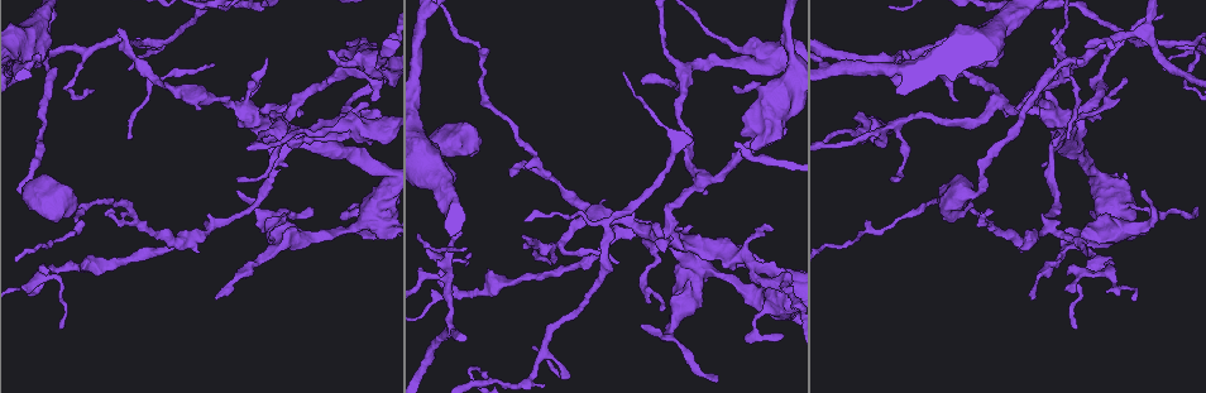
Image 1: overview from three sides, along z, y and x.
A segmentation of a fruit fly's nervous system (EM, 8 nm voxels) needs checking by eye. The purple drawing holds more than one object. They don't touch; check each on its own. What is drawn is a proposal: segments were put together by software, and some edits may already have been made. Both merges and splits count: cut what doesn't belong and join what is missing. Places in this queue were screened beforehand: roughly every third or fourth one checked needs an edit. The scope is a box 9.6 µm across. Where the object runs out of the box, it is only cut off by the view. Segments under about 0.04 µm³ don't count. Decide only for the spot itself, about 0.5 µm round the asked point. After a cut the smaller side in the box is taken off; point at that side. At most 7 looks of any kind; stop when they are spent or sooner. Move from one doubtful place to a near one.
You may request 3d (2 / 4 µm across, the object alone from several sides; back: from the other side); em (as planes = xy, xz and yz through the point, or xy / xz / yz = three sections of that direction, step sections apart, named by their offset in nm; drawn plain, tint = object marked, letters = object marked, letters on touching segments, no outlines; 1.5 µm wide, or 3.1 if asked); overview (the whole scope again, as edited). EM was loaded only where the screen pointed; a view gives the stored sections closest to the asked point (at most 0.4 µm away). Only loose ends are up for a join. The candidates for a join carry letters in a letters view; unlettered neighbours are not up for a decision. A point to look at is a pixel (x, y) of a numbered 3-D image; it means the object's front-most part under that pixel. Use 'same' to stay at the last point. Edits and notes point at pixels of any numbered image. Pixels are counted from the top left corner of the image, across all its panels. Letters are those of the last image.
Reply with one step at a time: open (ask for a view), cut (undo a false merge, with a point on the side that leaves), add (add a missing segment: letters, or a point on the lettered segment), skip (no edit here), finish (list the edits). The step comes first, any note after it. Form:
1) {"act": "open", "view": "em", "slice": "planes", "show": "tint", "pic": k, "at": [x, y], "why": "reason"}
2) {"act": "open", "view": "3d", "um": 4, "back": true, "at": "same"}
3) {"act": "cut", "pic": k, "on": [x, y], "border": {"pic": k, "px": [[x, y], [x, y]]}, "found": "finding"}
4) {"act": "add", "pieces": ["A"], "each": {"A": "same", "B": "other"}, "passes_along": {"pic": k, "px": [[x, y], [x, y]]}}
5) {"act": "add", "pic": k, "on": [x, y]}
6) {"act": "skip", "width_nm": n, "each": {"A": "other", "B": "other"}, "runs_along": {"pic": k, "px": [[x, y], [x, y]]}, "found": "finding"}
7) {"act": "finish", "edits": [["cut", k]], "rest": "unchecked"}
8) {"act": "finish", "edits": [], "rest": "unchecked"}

{"act": "open", "view": "3d", "um": 4, "pic": 1, "at": [118, 28], "why": "an open end"}

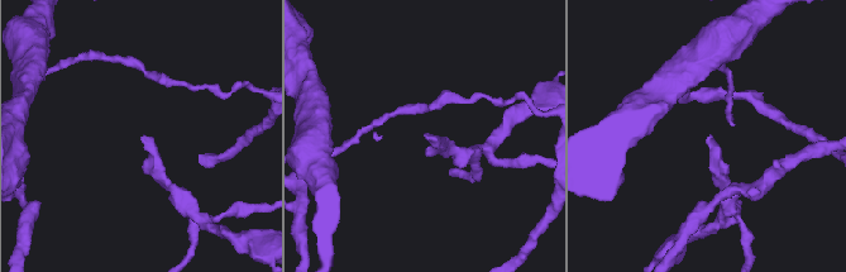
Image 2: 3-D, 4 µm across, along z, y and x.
{"act": "open", "view": "em", "slice": "xy", "step": 4, "show": "letters", "pic": 2, "at": [426, 138]}

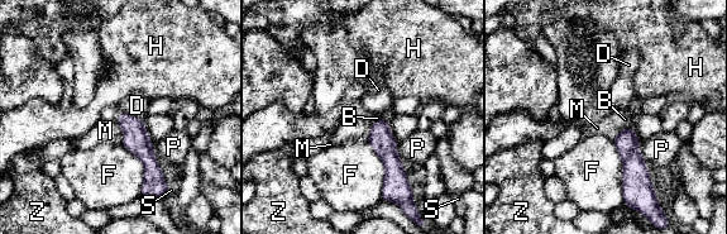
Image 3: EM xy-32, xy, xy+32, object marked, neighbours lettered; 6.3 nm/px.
{"act": "skip", "each": {"B": "other", "D": "other", "F": "other", "H": "other", "M": "other", "P": "other", "S": "other", "Z": "other"}, "found": "none of them fits"}

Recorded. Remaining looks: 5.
{"act": "open", "view": "3d", "um": 4, "pic": 1, "at": [47, 47], "why": "thick end"}

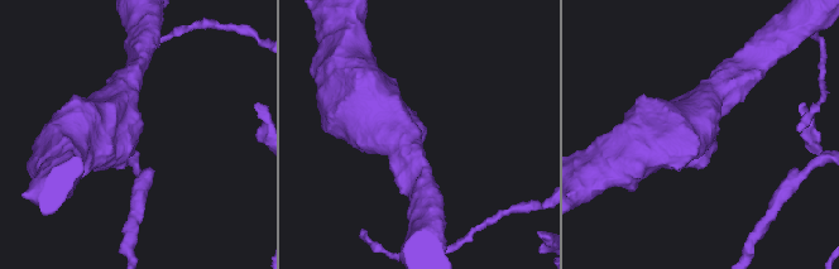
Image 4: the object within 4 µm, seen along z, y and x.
{"act": "open", "view": "em", "slice": "planes", "show": "letters", "pic": 4, "at": [135, 137], "why": "shape alone is not enough"}

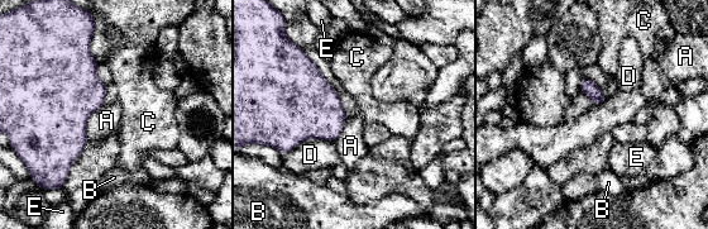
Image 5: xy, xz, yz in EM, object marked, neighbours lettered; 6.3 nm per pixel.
{"act": "skip", "each": {"A": "other", "B": "other", "C": "other", "D": "other", "E": "other"}, "border": {"pic": 5, "px": [[104, 104], [87, 120], [86, 141]]}, "found": "no lettered segment goes on from it"}

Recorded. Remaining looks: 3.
{"act": "open", "view": "em", "slice": "yz", "step": 4, "show": "tint", "pic": 1, "at": [472, 374], "why": "abrupt turn"}

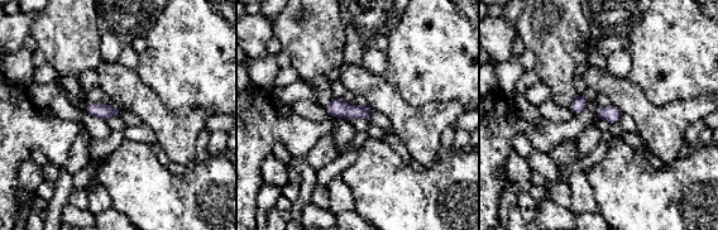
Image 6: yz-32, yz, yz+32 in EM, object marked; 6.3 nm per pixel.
{"act": "open", "view": "em", "slice": "yz", "step": 4, "show": "letters", "at": "same"}

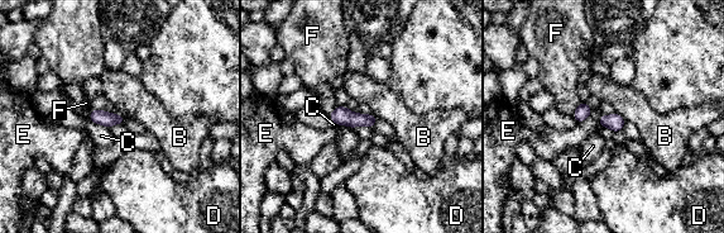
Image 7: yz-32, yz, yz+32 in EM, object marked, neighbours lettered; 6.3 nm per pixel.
{"act": "skip", "width_nm": 100, "each": {"B": "other", "C": "other", "D": "other", "E": "other", "F": "other"}, "border": {"pic": 7, "px": [[591, 109], [590, 114], [579, 123]]}, "found": "continuous, no second neuron"}

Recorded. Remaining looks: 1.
{"act": "finish", "edits": [], "rest": "unchecked"}

